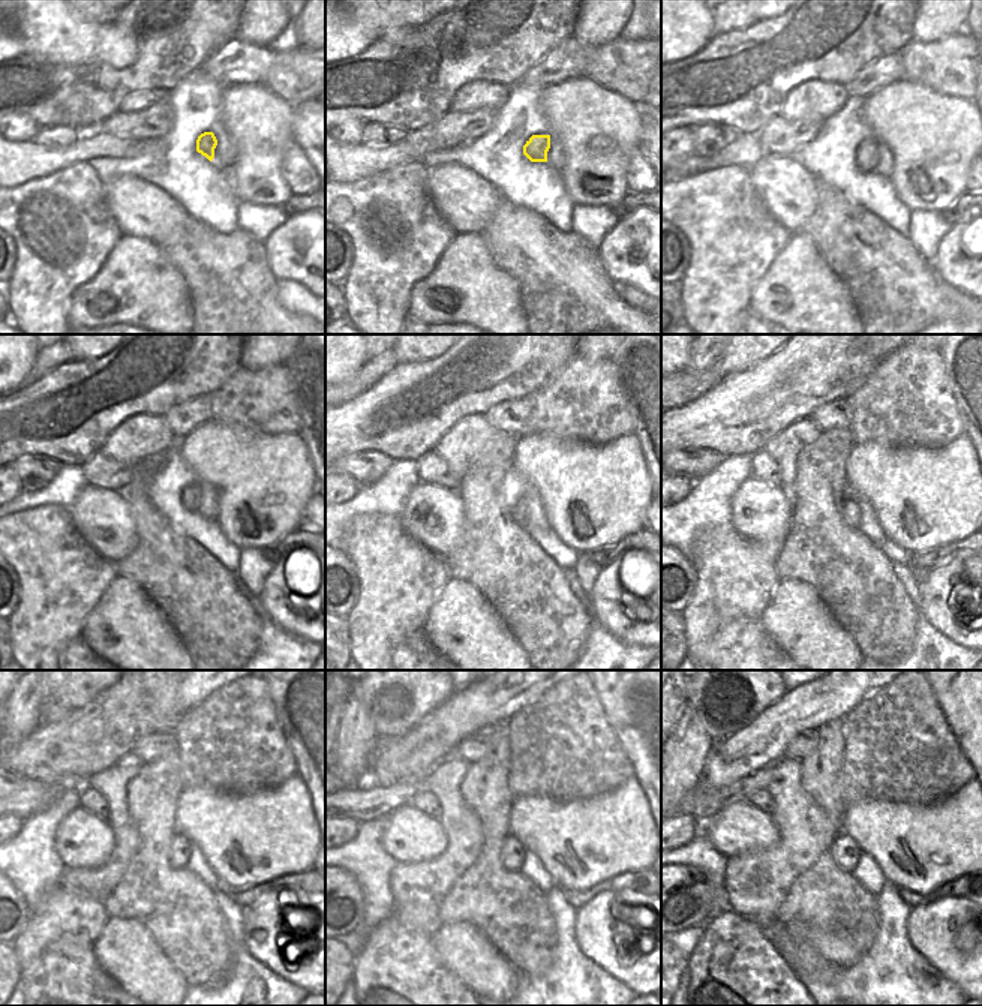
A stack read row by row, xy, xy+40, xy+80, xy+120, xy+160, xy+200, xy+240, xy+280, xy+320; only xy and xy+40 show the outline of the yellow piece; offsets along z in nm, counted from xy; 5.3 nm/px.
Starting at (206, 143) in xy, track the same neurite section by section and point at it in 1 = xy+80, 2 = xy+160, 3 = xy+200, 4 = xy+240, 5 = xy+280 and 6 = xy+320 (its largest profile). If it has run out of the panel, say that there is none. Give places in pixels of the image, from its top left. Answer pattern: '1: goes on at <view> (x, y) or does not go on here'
1: goes on at xy+80 (867, 152)
2: goes on at xy+160 (517, 514)
3: goes on at xy+200 (850, 510)
4: goes on at xy+240 (180, 846)
5: goes on at xy+280 (513, 852)
6: goes on at xy+320 (844, 850)

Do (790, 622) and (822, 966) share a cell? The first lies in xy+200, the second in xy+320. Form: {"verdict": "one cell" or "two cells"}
{"verdict": "one cell"}

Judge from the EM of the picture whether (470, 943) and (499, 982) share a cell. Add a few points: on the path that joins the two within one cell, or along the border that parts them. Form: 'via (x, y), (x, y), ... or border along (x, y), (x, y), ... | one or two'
via (470, 954), (489, 975) | one

